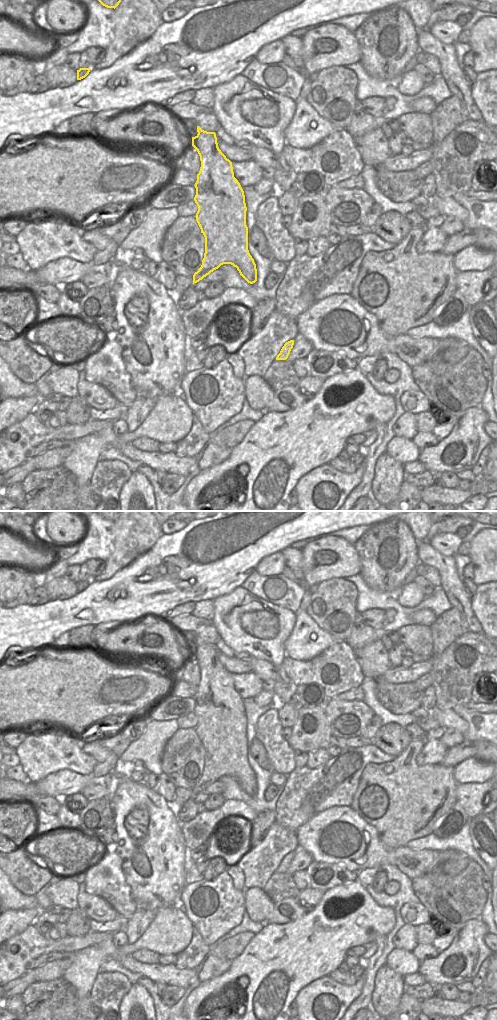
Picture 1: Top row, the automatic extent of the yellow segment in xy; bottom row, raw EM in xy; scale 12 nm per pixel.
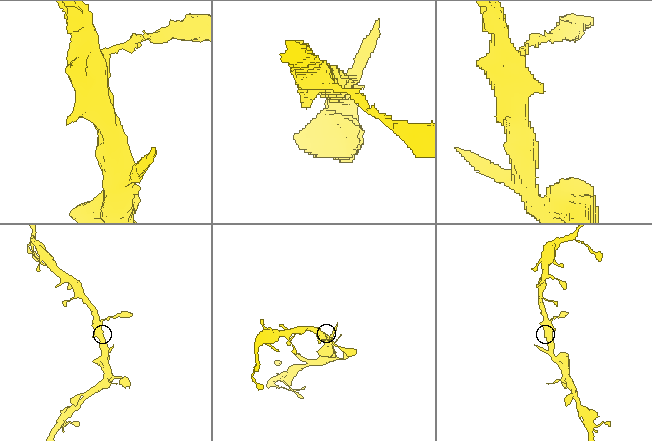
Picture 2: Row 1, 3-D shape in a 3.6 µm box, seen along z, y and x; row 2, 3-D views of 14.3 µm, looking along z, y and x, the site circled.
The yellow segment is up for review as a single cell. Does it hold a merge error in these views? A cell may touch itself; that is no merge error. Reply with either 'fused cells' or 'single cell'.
single cell

